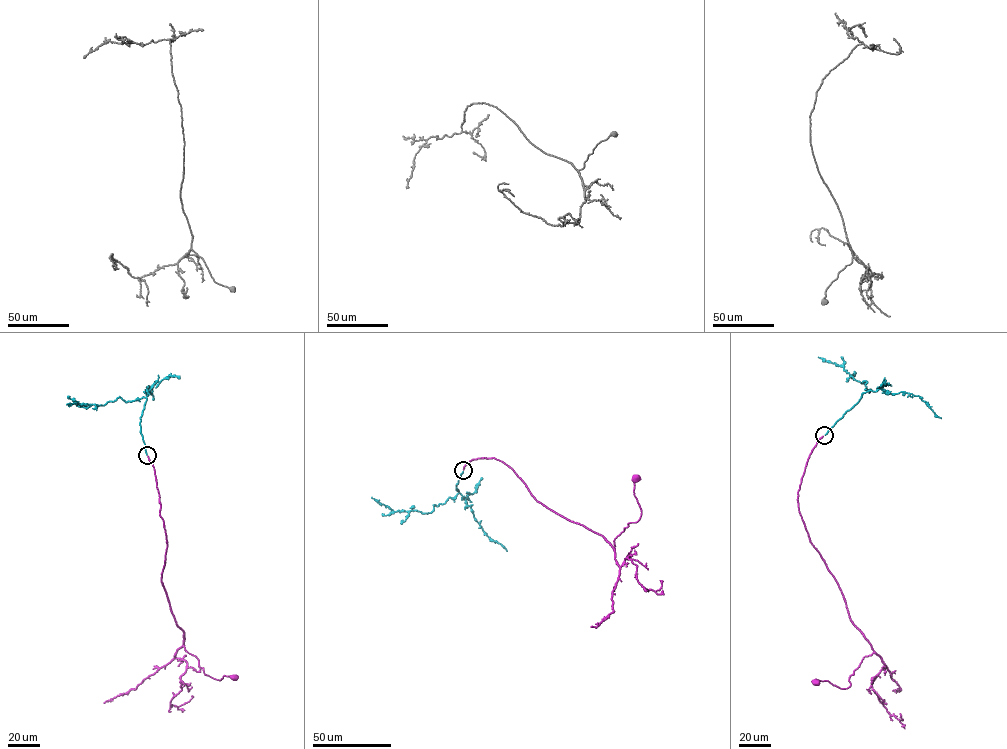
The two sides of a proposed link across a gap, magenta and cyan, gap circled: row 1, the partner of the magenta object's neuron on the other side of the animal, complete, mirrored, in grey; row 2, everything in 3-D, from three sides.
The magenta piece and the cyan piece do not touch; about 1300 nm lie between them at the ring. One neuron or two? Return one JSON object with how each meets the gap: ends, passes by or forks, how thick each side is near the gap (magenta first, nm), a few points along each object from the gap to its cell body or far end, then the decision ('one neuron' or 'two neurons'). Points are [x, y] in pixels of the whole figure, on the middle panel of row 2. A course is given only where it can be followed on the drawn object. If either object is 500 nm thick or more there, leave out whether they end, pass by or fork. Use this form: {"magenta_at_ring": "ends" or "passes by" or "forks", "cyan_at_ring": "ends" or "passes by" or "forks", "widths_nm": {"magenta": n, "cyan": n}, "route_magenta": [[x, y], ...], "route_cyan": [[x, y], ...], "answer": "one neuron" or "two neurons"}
{"magenta_at_ring": "ends", "cyan_at_ring": "ends", "widths_nm": {"magenta": 240, "cyan": 200}, "route_magenta": [[463, 470], [474, 459], [499, 460], [536, 499], [614, 548], [614, 539], [640, 517], [635, 477]], "route_cyan": [[463, 471], [456, 483], [458, 492], [444, 503], [434, 505], [431, 513], [394, 512], [371, 497]], "answer": "one neuron"}

